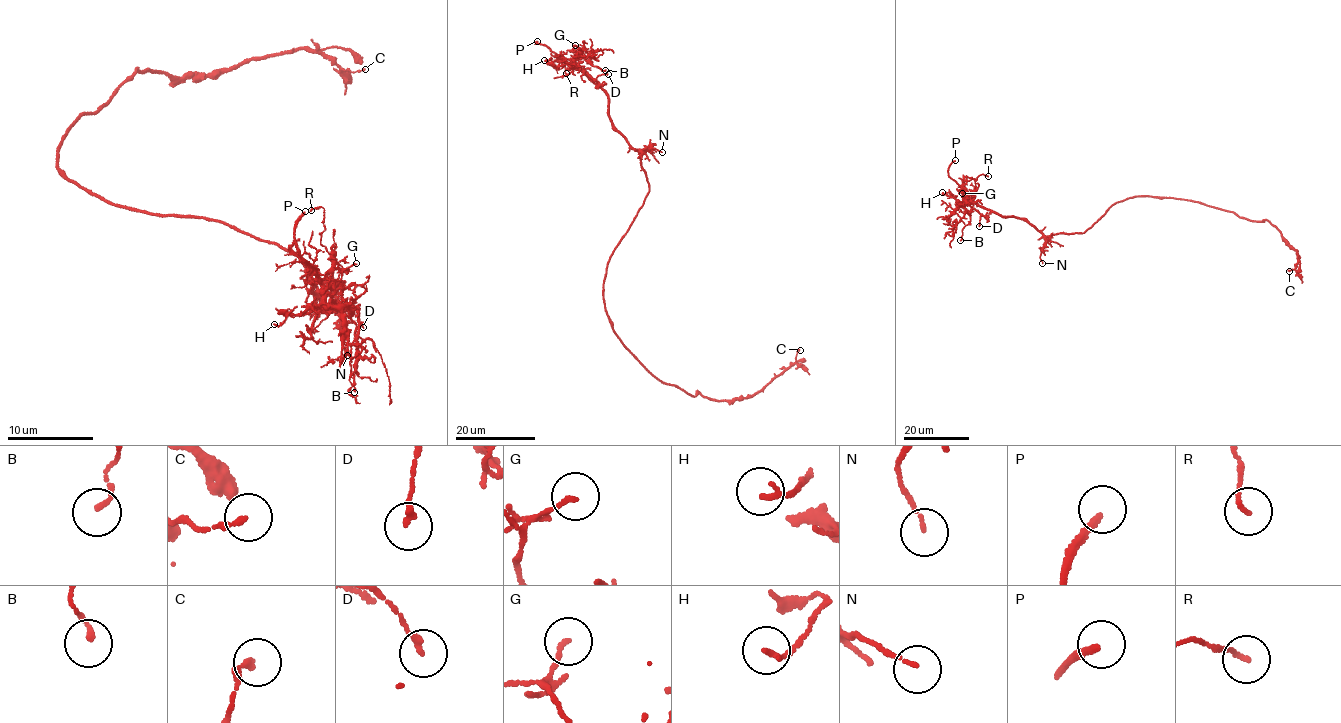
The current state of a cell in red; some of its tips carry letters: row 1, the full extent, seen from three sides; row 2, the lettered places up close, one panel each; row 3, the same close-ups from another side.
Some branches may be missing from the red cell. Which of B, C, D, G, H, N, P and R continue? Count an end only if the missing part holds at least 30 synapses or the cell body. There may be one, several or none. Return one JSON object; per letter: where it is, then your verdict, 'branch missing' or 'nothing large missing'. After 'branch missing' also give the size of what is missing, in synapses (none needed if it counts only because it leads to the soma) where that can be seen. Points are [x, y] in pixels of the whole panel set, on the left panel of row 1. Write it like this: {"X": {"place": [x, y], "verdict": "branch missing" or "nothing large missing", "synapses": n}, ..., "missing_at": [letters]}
{"B": {"place": [354, 392], "verdict": "nothing large missing"}, "C": {"place": [365, 69], "verdict": "nothing large missing"}, "D": {"place": [363, 327], "verdict": "nothing large missing"}, "G": {"place": [356, 263], "verdict": "nothing large missing"}, "H": {"place": [274, 324], "verdict": "nothing large missing"}, "N": {"place": [347, 355], "verdict": "nothing large missing"}, "P": {"place": [305, 211], "verdict": "branch missing"}, "R": {"place": [311, 210], "verdict": "nothing large missing"}, "missing_at": ["P"]}

